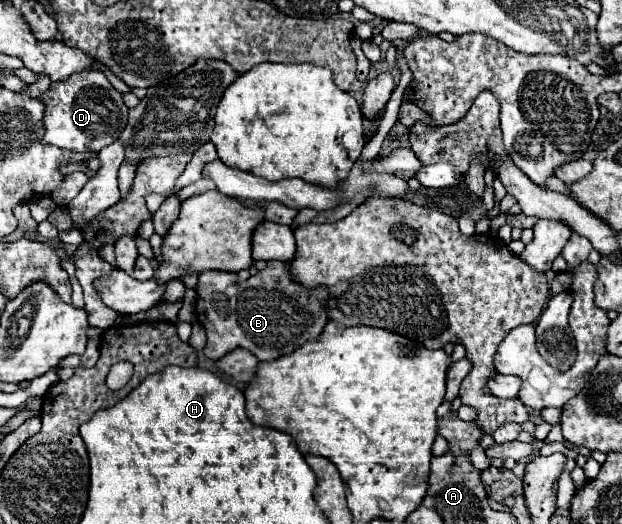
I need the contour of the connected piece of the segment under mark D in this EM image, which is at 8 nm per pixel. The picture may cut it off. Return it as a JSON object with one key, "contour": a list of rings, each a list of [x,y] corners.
{"contour":[[[98,69],[78,71],[78,73],[70,75],[70,79],[64,79],[62,83],[52,83],[50,89],[40,95],[40,99],[44,101],[44,127],[46,127],[42,143],[50,143],[50,145],[70,149],[70,151],[94,151],[94,153],[98,153],[102,147],[114,143],[126,127],[128,107],[124,105],[122,97],[124,97],[124,93],[120,93],[108,81],[108,77]]]}

